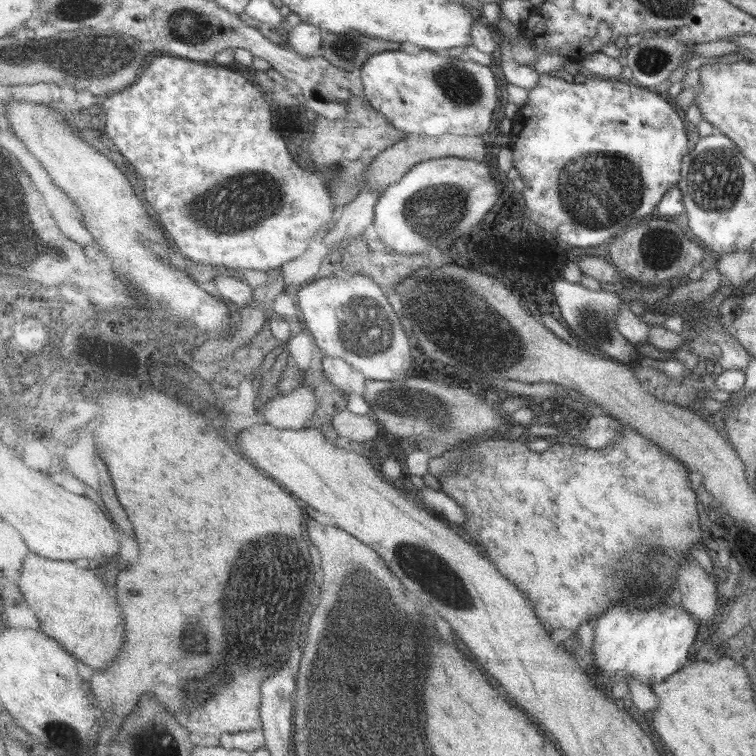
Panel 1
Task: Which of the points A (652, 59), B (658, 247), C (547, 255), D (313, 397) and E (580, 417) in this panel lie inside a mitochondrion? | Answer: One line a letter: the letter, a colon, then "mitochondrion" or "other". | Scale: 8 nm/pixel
A: mitochondrion
B: mitochondrion
C: other
D: other
E: other

